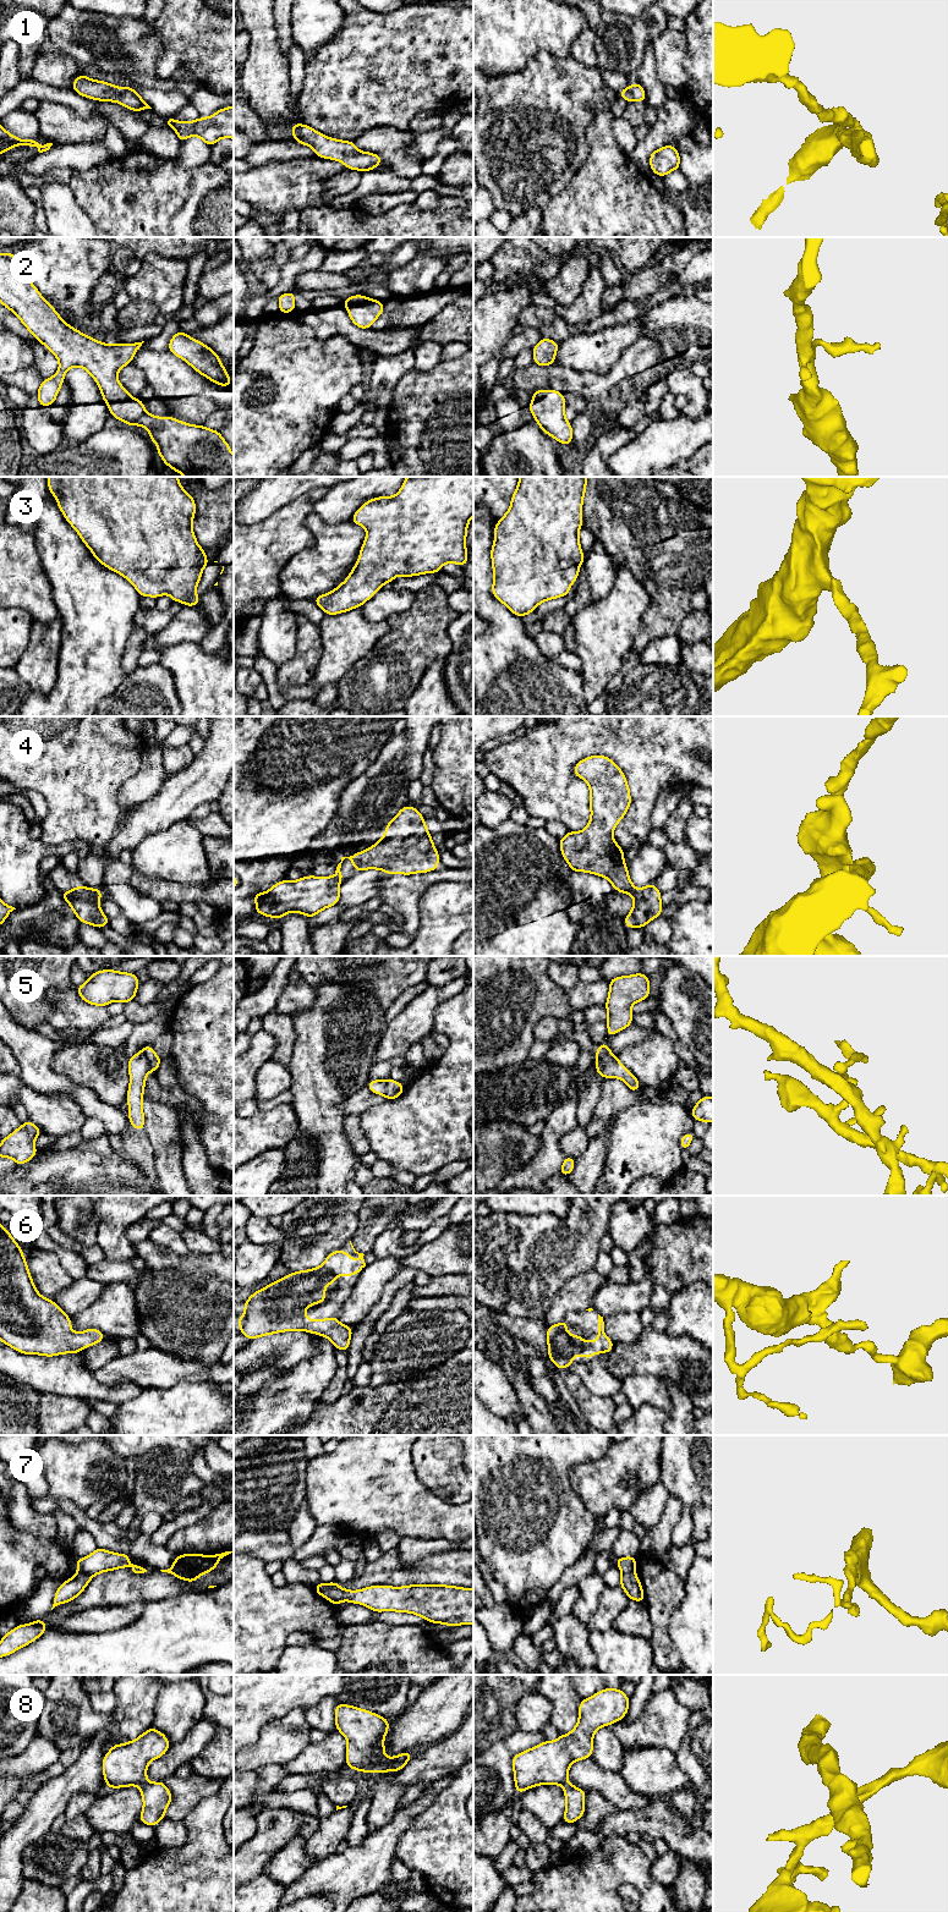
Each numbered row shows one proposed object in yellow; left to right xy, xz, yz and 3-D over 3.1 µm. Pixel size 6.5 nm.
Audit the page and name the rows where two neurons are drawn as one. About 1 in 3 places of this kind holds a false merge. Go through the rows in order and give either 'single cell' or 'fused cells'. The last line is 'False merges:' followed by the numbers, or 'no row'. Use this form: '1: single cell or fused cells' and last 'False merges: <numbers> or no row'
1: single cell
2: single cell
3: single cell
4: fused cells
5: fused cells
6: single cell
7: fused cells
8: fused cells
False merges: 4, 5, 7, 8

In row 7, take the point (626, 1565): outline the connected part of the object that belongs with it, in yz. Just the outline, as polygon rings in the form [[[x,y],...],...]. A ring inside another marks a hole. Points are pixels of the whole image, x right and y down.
[[[637,1556],[617,1557],[615,1562],[621,1573],[636,1576],[636,1559]]]

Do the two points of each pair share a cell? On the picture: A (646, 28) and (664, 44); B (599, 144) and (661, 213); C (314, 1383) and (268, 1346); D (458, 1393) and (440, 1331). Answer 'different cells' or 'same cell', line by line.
A: different cells
B: same cell
C: different cells
D: different cells

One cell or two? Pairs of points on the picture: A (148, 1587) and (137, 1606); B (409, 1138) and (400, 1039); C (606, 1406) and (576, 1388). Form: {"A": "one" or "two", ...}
{"A": "two", "B": "two", "C": "one"}

